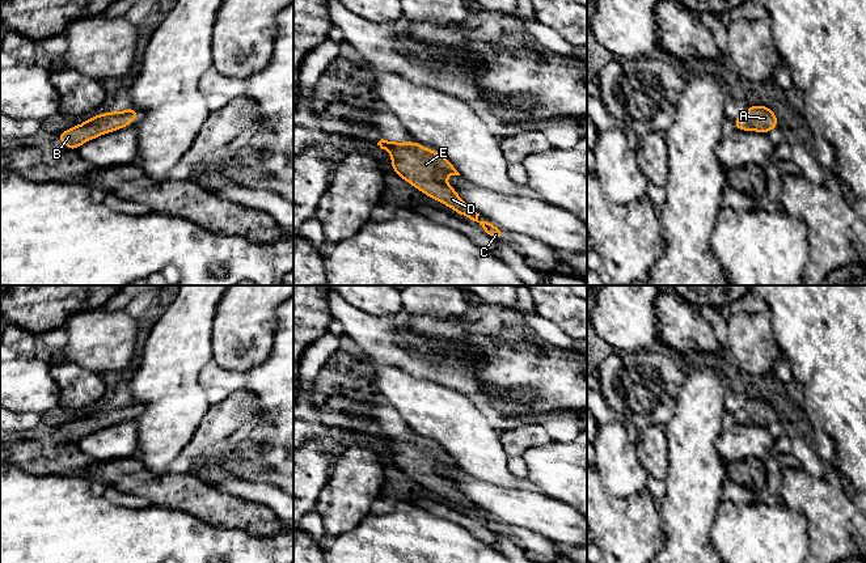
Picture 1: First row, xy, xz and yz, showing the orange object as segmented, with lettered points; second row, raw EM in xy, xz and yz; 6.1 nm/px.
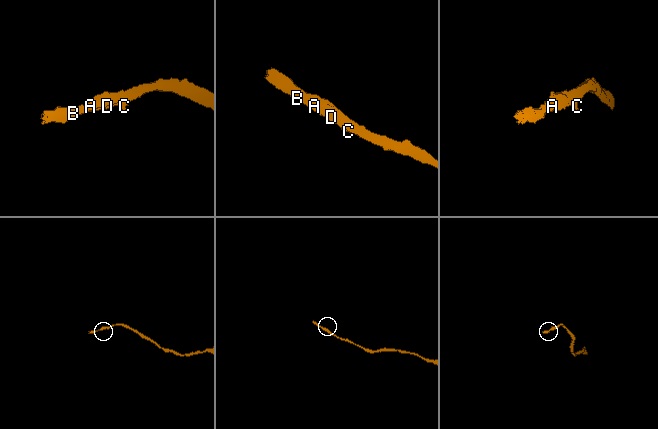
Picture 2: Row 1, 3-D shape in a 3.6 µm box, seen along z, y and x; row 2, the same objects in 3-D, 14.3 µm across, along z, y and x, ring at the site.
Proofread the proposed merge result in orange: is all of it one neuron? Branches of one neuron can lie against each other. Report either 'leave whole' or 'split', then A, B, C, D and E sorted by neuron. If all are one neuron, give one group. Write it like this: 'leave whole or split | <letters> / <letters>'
leave whole | A B C D E

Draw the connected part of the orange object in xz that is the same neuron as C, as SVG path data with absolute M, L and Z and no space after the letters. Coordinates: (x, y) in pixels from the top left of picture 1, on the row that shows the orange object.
M381 139L377 145L390 153L392 170L424 195L445 204L456 213L477 221L491 238L504 237L497 228L472 209L455 187L444 182L447 175L460 175L453 164L436 151L426 149L417 141L398 143Z

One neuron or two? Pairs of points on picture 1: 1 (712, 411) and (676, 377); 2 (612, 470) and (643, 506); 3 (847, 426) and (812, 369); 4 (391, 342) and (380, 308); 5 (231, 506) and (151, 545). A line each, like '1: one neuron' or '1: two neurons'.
1: two neurons
2: two neurons
3: one neuron
4: two neurons
5: two neurons

